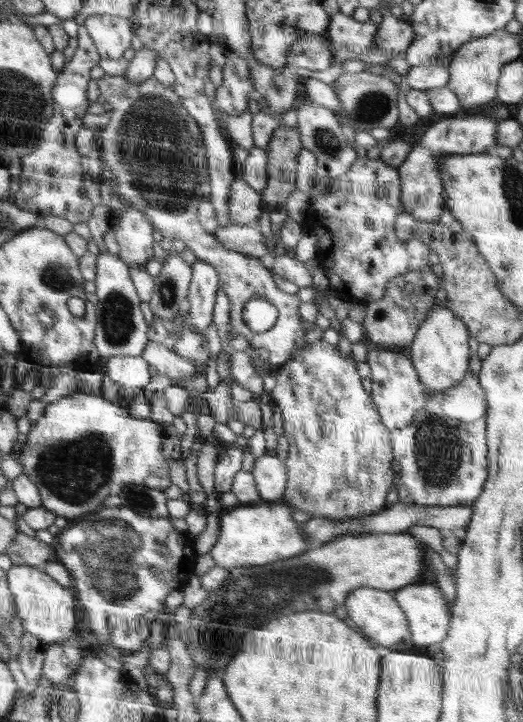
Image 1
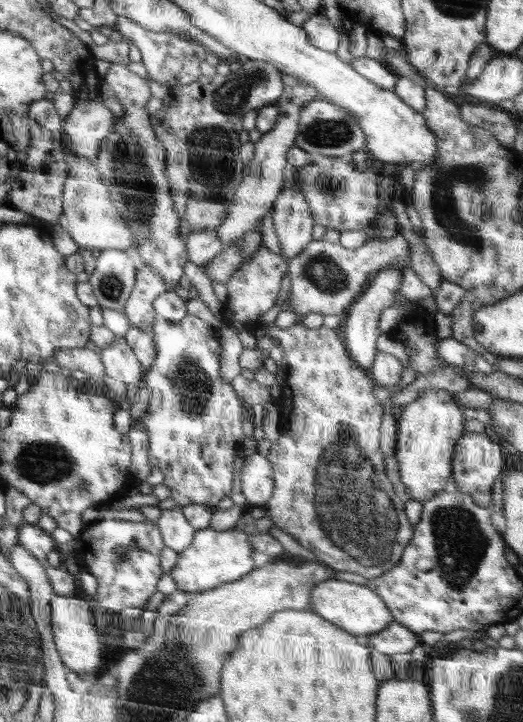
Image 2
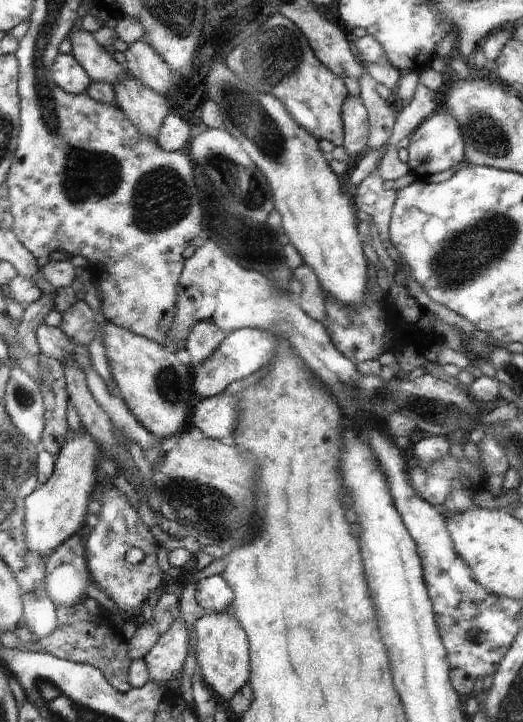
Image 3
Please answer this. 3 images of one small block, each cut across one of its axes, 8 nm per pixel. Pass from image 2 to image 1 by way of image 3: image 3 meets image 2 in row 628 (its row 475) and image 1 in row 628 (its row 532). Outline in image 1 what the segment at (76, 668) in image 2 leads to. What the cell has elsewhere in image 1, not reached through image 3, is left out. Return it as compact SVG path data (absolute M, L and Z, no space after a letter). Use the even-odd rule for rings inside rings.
M13 564L12 568L7 570L7 581L15 600L17 618L30 634L50 644L66 640L78 633L74 607L78 602L72 587L62 586L42 568L28 565Z

